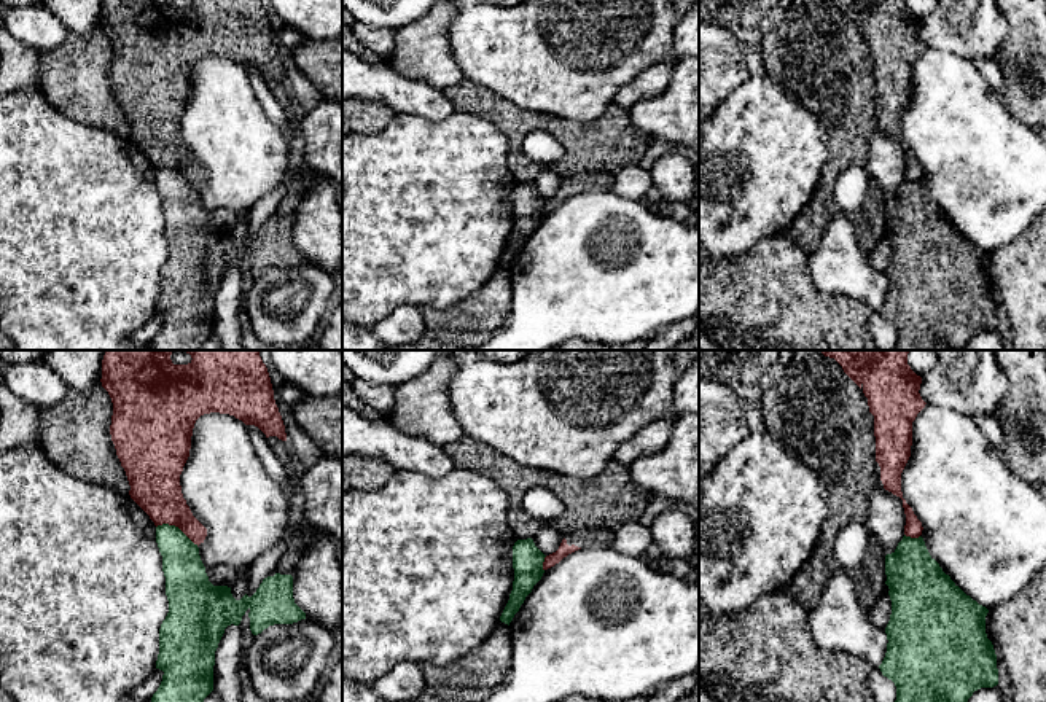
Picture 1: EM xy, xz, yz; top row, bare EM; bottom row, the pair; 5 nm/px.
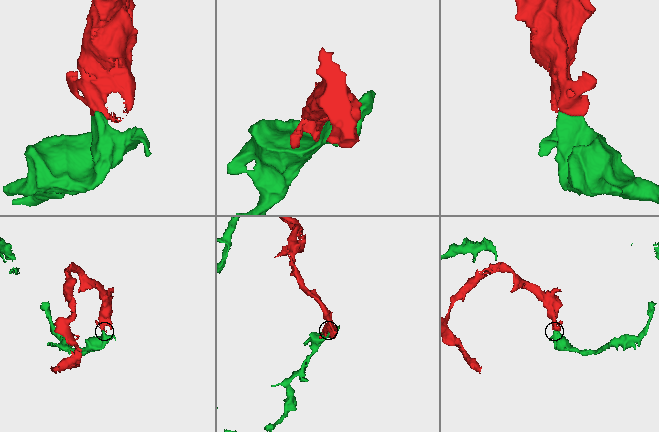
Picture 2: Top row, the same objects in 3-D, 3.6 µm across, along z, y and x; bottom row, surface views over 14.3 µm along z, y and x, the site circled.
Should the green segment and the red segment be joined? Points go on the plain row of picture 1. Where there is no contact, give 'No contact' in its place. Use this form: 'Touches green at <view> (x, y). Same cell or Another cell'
Touches green at xy (177, 171). Another cell

